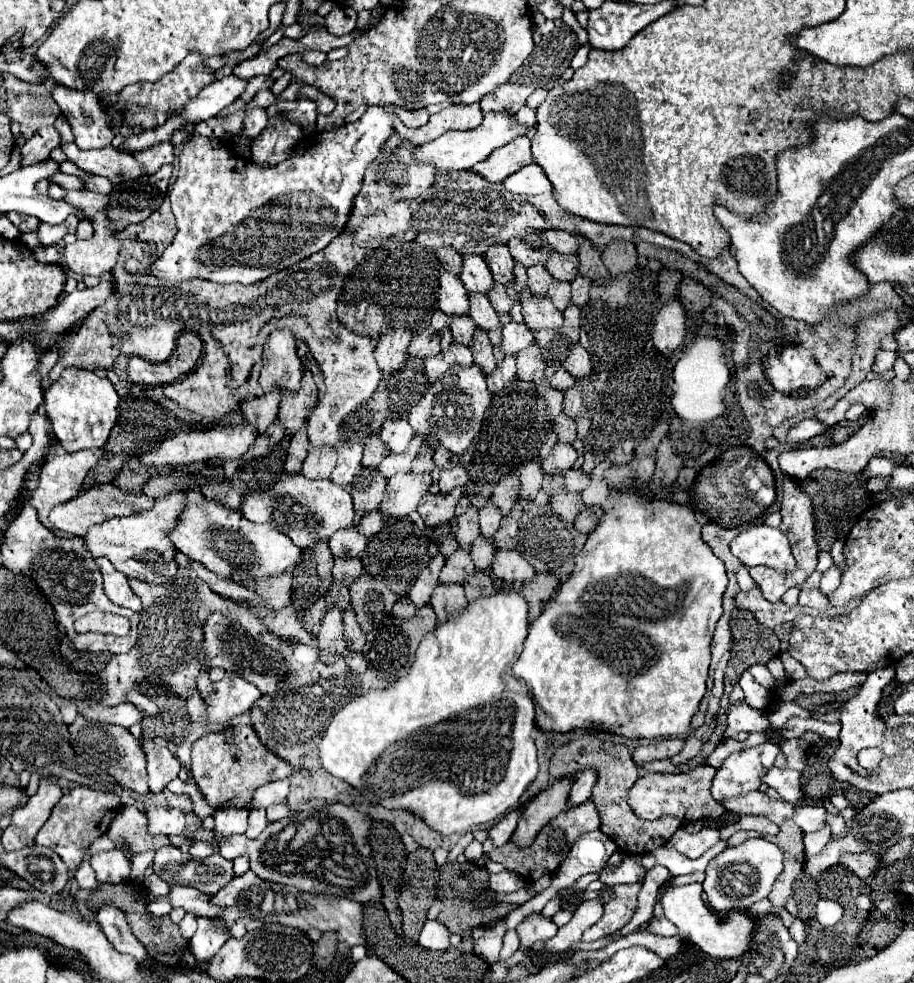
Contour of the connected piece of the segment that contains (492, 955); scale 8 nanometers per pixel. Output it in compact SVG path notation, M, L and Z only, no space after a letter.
M505 918L495 920L491 926L483 928L483 936L477 940L475 944L475 952L487 960L489 964L495 964L499 960L499 950L503 946L503 938L505 938L507 926L505 926Z

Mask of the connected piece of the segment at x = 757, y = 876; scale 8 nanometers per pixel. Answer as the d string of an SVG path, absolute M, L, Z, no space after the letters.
M751 838L739 846L725 848L719 852L705 870L703 892L707 894L709 906L715 912L723 910L745 910L751 904L769 896L773 882L783 870L783 852L765 838Z

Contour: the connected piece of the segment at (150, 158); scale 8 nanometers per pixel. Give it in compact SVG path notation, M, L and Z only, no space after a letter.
M171 142L157 144L157 148L151 148L149 152L141 152L139 162L149 174L155 174L163 164L171 164L175 160L175 148Z

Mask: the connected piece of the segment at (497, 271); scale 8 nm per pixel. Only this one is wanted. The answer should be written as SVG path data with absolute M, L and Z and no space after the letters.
M493 246L489 250L489 256L485 256L485 262L497 284L509 284L515 280L515 274L513 274L515 260L511 258L507 246Z

